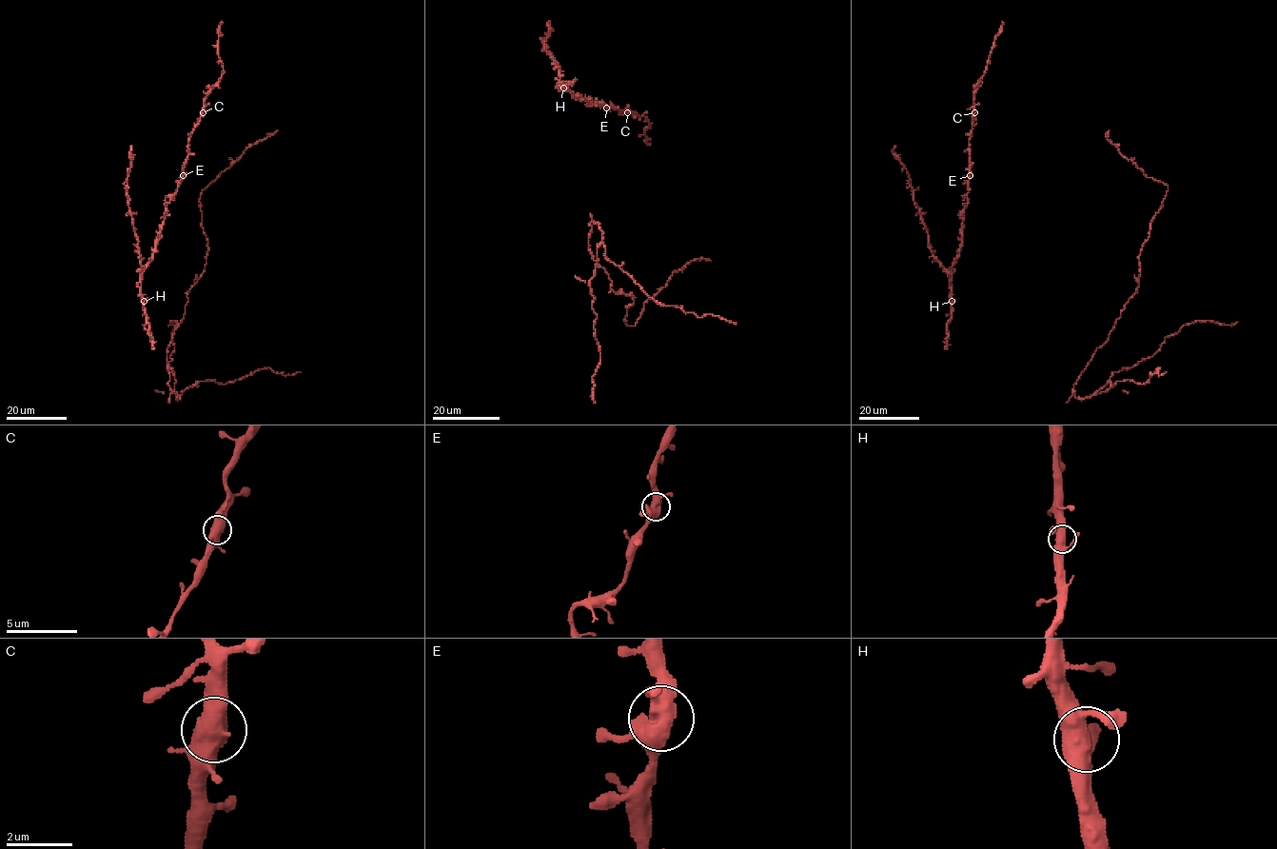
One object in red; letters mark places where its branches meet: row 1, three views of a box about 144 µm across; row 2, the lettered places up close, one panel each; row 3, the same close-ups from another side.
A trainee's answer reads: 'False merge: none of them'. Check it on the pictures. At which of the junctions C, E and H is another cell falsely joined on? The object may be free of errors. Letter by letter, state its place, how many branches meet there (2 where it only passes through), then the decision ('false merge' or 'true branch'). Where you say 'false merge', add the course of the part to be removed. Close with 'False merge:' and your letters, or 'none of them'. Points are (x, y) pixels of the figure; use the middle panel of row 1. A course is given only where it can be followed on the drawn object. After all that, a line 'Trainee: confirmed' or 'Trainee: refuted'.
C: place (627, 112); branches 4; true branch
E: place (606, 108); branches 4; true branch
H: place (563, 88); branches 4; true branch
False merge: none of them
Trainee: confirmed

